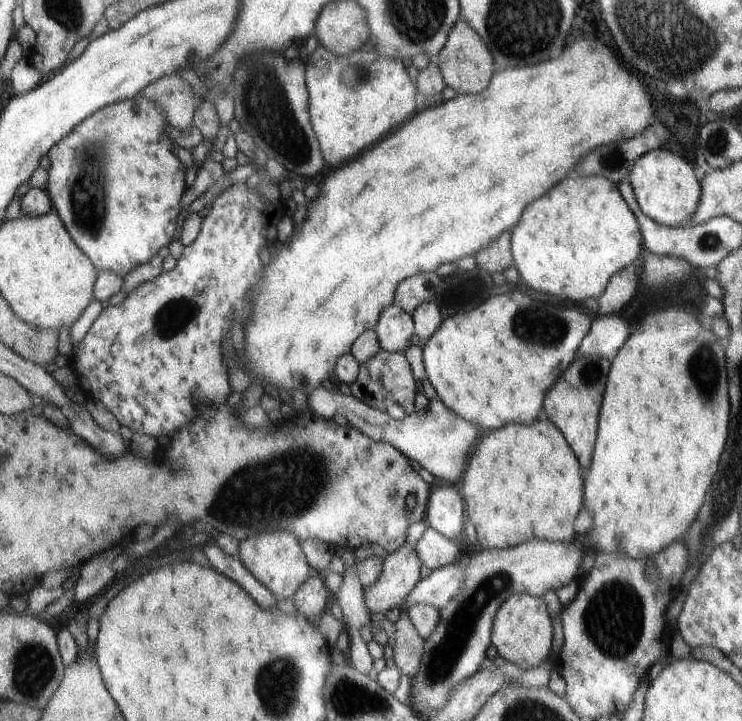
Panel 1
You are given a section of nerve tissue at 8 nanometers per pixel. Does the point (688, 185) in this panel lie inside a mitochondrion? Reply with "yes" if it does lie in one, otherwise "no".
no

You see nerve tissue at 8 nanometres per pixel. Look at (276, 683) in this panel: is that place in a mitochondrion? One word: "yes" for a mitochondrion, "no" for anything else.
yes

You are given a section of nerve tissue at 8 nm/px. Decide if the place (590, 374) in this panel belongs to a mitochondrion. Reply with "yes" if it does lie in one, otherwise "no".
yes

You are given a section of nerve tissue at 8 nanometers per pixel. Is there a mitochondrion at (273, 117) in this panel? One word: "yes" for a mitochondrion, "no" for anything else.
yes

